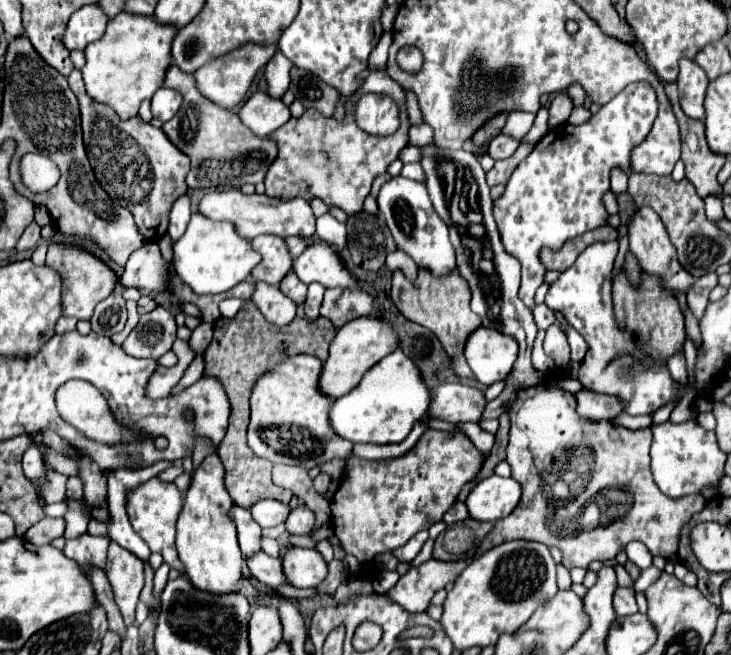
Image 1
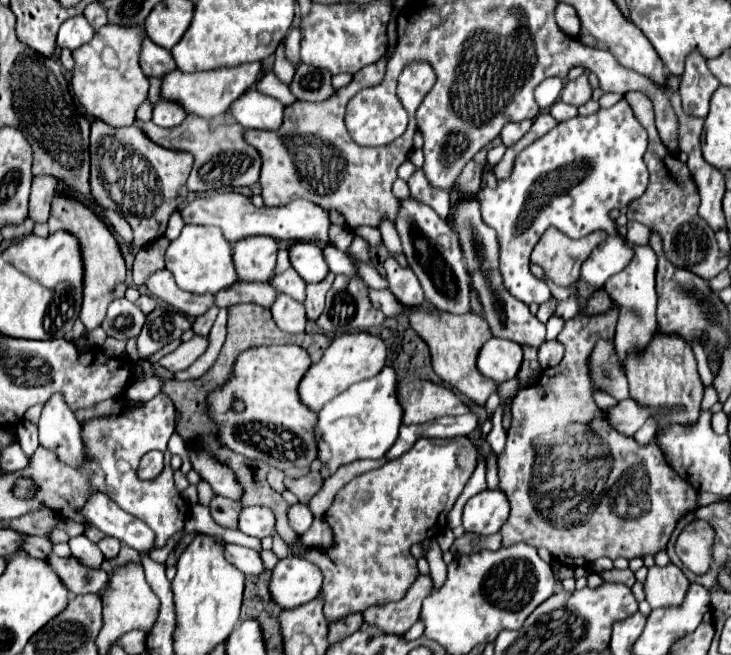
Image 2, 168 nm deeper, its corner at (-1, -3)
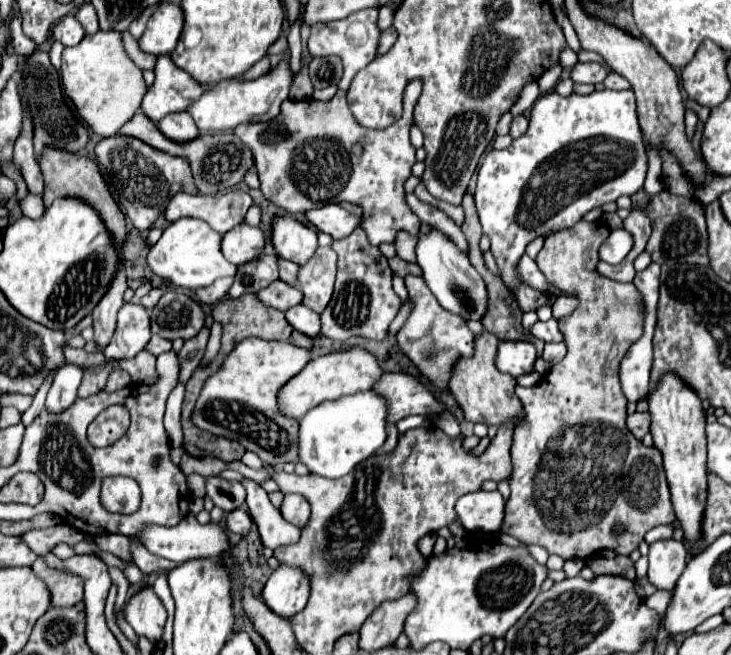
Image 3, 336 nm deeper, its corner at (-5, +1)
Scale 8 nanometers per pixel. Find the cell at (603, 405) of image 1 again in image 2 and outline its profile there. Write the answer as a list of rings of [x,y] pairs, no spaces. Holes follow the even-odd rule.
[[[626,398],[620,400],[616,406],[610,406],[606,410],[606,420],[612,428],[616,428],[618,432],[626,434],[626,436],[634,436],[634,432],[648,420],[654,418],[657,412],[652,412],[650,408],[644,408],[640,404],[636,404],[636,400]]]

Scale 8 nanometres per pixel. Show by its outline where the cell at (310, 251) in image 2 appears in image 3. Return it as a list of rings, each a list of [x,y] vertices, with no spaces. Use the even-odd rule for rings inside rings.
[[[276,216],[272,220],[270,238],[278,256],[296,264],[304,264],[304,260],[310,260],[312,252],[316,252],[318,248],[316,232],[288,216]]]

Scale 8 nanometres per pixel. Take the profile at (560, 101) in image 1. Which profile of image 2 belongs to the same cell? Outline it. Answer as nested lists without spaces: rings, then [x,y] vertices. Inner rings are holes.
[[[580,76],[578,80],[566,82],[566,86],[564,86],[562,94],[560,94],[560,100],[562,102],[572,104],[576,108],[582,106],[582,104],[586,104],[590,98],[592,98],[592,88],[590,88],[586,76]]]

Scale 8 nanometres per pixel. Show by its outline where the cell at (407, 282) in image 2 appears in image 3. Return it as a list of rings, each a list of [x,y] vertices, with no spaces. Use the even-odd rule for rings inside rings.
[[[406,276],[404,280],[406,280],[410,300],[414,304],[412,304],[412,312],[408,314],[404,326],[396,334],[396,340],[398,340],[400,350],[414,362],[414,366],[420,370],[420,374],[440,394],[440,392],[448,390],[452,368],[462,358],[470,358],[474,354],[476,336],[470,332],[470,328],[468,328],[468,324],[466,324],[466,320],[462,316],[446,312],[438,304],[438,300],[430,292],[430,288],[426,286],[422,276]]]

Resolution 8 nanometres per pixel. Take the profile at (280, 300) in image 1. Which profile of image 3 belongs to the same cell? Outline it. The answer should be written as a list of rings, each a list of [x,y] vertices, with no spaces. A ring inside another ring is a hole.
[[[298,304],[296,308],[290,308],[286,312],[286,320],[296,328],[300,330],[302,334],[314,338],[320,334],[320,316],[316,312],[312,312],[310,308],[306,308],[304,304]]]

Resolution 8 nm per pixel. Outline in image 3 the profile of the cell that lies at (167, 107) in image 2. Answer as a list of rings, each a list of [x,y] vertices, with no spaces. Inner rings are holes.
[[[174,112],[164,116],[164,120],[158,122],[158,130],[172,142],[178,144],[186,144],[192,142],[194,138],[200,136],[192,116],[188,116],[188,112]]]

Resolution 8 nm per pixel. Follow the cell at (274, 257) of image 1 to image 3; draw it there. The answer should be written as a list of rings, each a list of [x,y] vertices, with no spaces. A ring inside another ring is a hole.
[[[238,224],[236,228],[228,230],[222,236],[222,254],[232,264],[240,266],[256,256],[260,256],[264,250],[264,234],[260,228],[252,228],[248,224]]]

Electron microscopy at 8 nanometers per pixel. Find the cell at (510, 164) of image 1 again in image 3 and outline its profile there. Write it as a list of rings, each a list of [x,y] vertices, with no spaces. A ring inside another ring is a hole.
[[[520,114],[520,116],[516,116],[516,118],[512,120],[510,136],[512,136],[512,138],[518,138],[518,136],[522,136],[522,134],[526,132],[526,128],[528,128],[528,118],[526,118],[524,114]]]

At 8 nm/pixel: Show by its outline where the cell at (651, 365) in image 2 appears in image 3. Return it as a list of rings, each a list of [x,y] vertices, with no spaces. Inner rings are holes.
[[[668,374],[662,376],[656,392],[648,394],[652,426],[650,434],[654,436],[654,446],[664,456],[664,470],[670,484],[672,506],[676,512],[676,520],[684,530],[684,540],[692,546],[702,540],[702,520],[708,498],[708,482],[706,482],[706,418],[702,412],[700,398],[684,384],[680,378]]]

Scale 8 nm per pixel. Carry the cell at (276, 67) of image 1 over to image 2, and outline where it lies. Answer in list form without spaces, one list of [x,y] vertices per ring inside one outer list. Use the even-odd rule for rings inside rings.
[[[292,28],[290,34],[286,36],[284,50],[286,50],[286,60],[292,66],[296,66],[300,62],[300,56],[298,56],[298,50],[300,50],[300,30],[298,28]]]

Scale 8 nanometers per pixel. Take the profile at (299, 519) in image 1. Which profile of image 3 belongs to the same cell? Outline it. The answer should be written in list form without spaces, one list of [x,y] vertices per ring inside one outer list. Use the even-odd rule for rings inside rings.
[[[286,494],[284,502],[280,506],[280,512],[286,522],[290,522],[298,528],[304,528],[304,524],[308,522],[308,516],[310,516],[310,504],[300,494]]]

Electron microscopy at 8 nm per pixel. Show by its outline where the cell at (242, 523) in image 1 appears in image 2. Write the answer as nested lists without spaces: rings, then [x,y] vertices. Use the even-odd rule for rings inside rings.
[[[214,496],[210,500],[210,514],[214,518],[216,524],[230,528],[230,530],[238,530],[238,516],[242,512],[242,504],[224,496]]]

